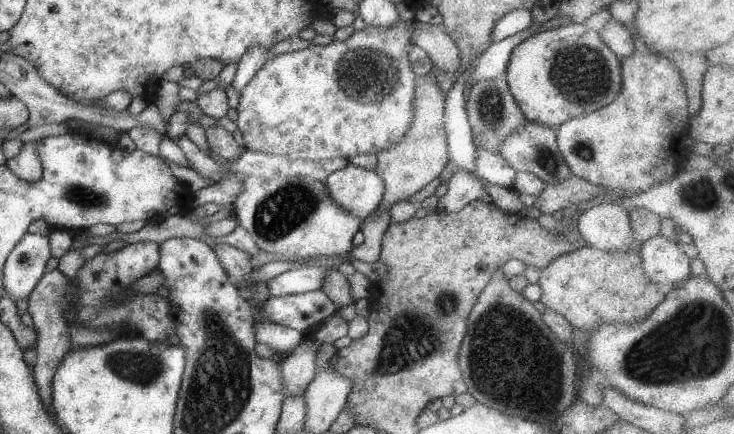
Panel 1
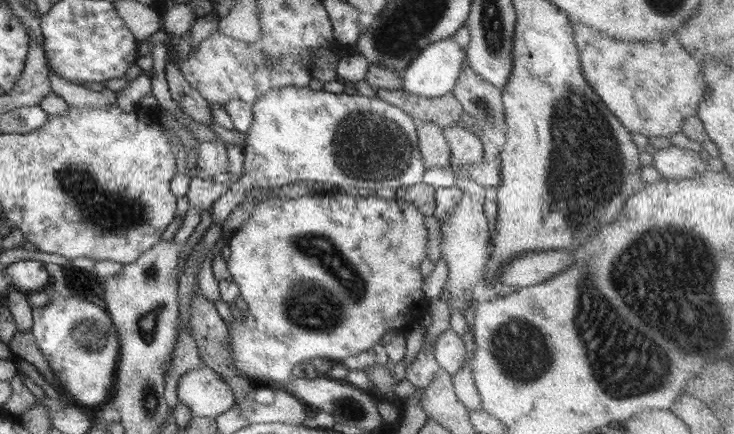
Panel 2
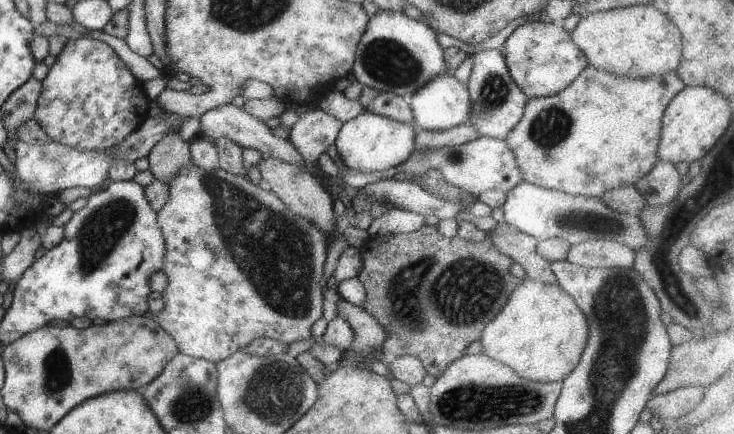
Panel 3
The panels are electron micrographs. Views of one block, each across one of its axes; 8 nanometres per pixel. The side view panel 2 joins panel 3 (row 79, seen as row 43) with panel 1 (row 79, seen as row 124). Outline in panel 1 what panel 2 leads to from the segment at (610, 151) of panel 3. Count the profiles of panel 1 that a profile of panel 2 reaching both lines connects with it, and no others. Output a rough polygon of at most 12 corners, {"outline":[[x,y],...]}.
{"outline":[[636,50],[618,98],[556,128],[572,174],[609,193],[691,154],[687,86]]}

